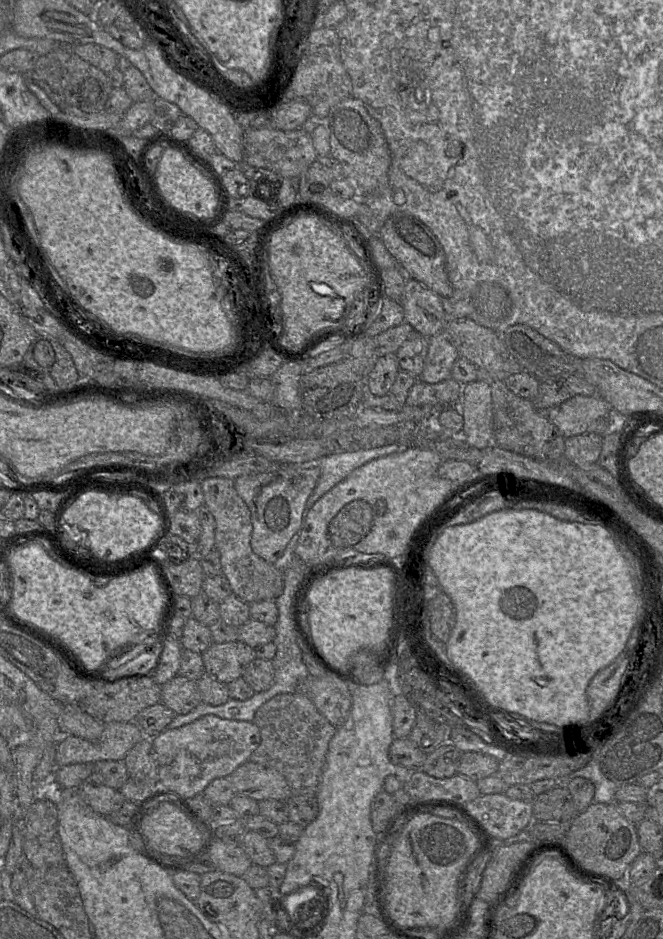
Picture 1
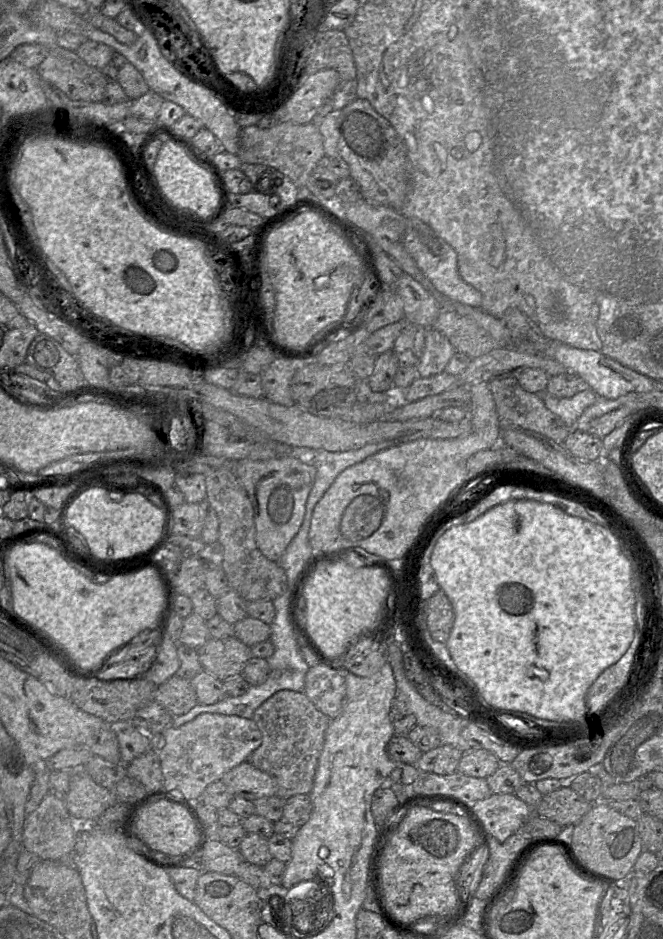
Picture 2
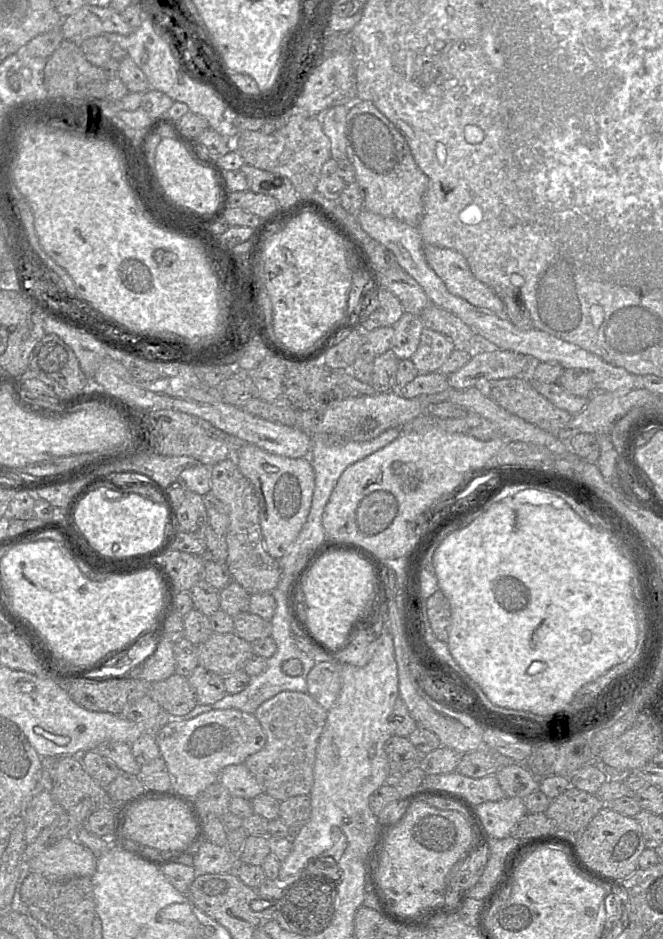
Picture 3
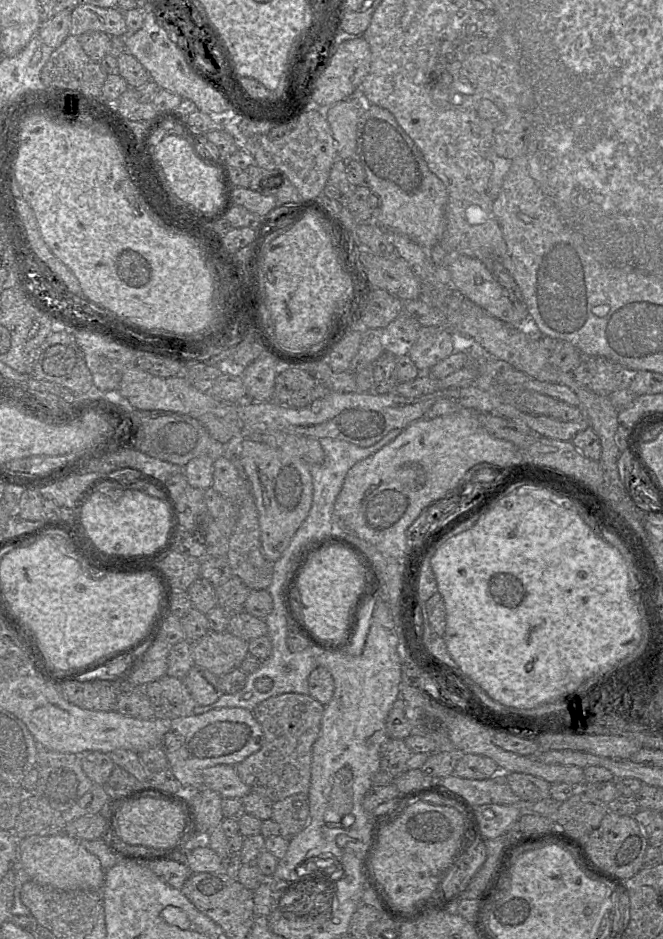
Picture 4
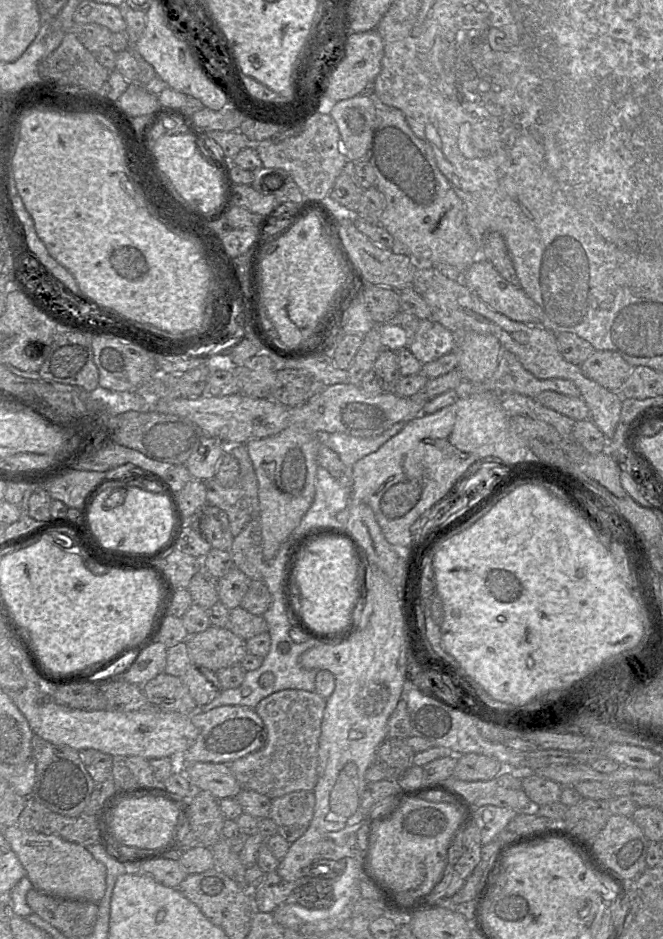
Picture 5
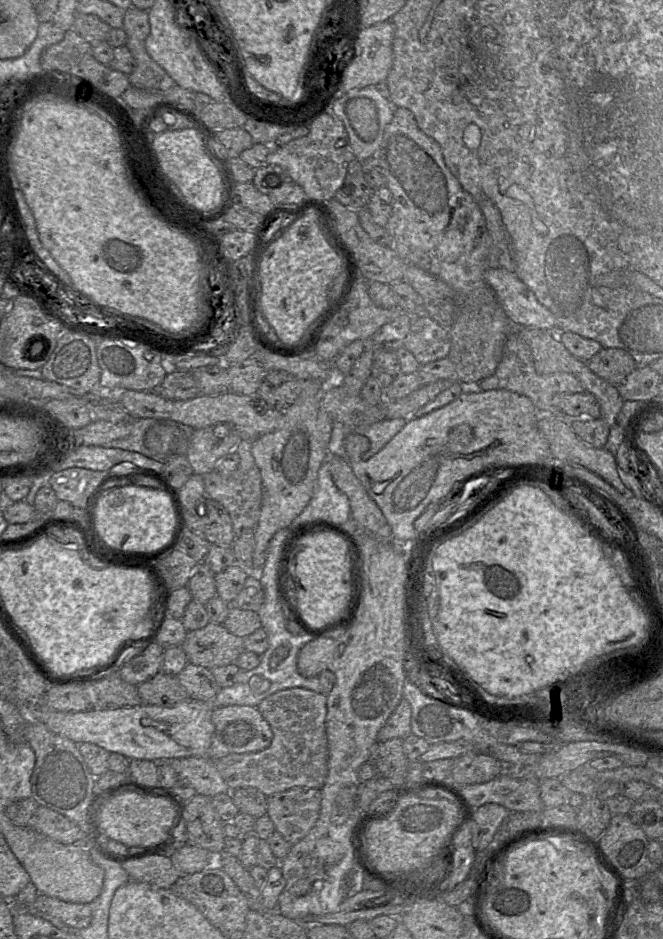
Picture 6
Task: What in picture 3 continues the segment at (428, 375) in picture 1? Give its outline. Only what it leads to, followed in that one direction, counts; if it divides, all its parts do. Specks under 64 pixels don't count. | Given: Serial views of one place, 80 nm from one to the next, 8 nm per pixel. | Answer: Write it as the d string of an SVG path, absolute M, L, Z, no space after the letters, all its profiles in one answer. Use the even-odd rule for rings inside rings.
M424 327L411 360L419 373L437 372L454 350L455 346L448 337Z

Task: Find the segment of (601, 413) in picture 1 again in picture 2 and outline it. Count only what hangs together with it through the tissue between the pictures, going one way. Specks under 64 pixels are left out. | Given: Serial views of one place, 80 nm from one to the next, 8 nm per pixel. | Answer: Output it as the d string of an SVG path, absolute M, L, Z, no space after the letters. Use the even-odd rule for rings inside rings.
M589 388L570 398L558 398L548 392L542 393L541 396L545 406L569 428L574 427L580 415L586 408L594 404L598 397Z

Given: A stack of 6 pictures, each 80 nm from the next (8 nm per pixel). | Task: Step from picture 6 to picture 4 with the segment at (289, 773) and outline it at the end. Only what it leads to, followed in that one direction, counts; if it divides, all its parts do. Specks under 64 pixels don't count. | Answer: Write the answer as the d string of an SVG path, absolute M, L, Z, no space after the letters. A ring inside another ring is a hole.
M284 693L264 700L252 712L263 730L264 744L257 752L235 765L240 779L250 788L251 792L265 796L272 802L295 794L308 795L312 747L320 732L324 706L308 694Z

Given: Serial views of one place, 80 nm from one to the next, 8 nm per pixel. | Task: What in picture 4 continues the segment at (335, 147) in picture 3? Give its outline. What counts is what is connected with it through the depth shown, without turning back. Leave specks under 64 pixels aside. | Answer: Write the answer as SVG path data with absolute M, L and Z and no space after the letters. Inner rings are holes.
M358 93L340 101L326 110L326 120L336 142L339 159L350 161L356 153L356 130L359 118L370 105L363 94Z

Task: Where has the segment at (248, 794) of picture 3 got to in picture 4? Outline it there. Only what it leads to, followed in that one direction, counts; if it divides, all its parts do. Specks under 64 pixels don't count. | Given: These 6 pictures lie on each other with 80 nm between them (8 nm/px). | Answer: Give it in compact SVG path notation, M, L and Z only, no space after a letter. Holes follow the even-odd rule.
M219 764L203 771L203 787L210 788L223 798L242 799L250 788L240 779L235 765Z

